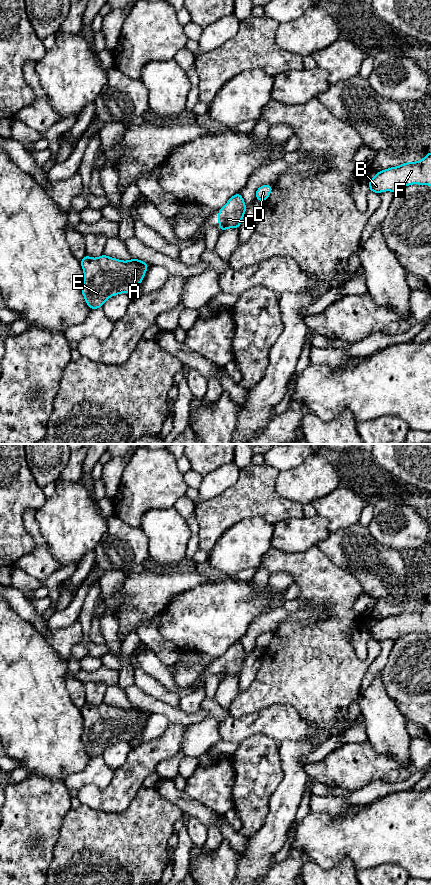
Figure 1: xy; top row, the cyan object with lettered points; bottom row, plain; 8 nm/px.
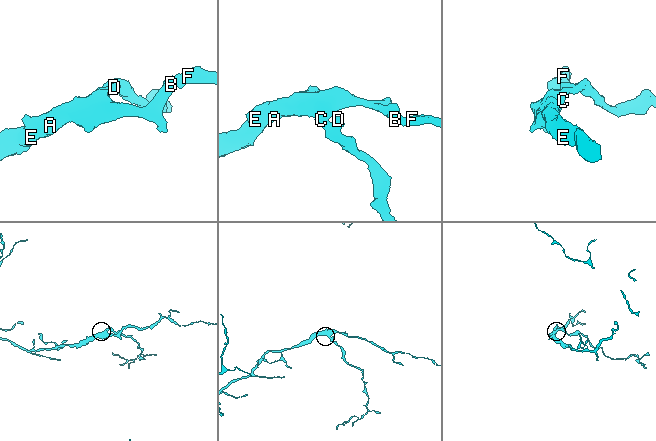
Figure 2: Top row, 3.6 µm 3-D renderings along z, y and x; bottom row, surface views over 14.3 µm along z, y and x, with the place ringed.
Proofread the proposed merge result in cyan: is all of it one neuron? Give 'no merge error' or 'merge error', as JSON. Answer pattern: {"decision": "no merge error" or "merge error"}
{"decision": "no merge error"}

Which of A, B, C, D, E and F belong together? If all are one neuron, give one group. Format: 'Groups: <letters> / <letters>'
Groups: A B C D E F

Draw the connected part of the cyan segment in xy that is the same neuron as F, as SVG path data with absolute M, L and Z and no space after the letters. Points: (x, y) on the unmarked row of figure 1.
M431 600L417 610L407 610L378 619L368 630L370 640L378 642L384 639L396 641L411 632L431 634Z

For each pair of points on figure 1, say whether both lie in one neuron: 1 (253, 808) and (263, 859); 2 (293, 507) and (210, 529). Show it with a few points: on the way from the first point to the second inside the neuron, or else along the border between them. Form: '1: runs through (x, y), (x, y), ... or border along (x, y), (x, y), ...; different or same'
1: border along (268, 809), (263, 825), (248, 838); different
2: runs through (272, 507), (231, 508); same

